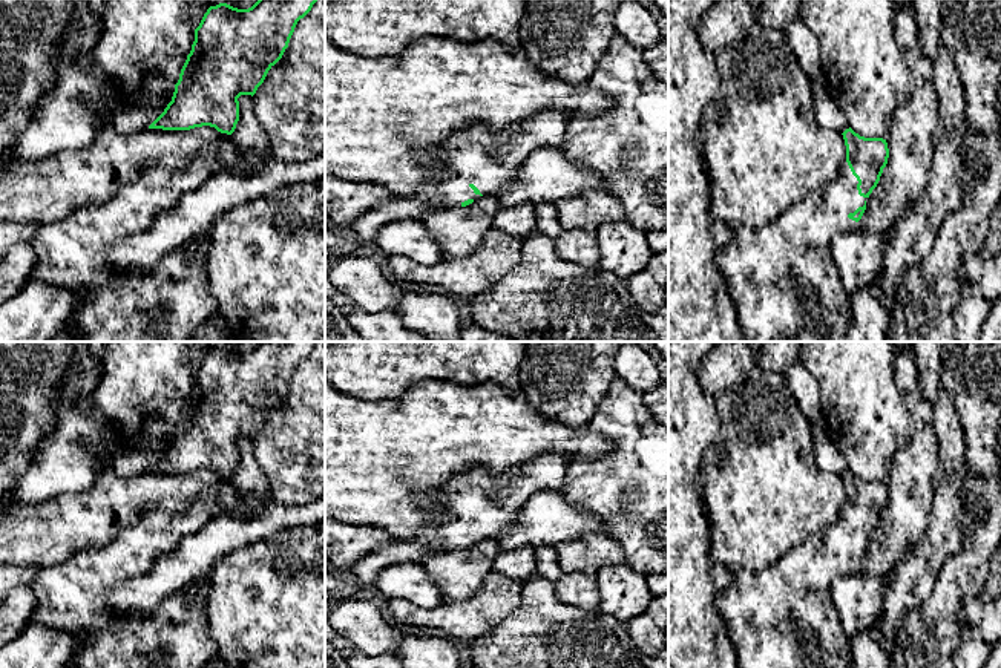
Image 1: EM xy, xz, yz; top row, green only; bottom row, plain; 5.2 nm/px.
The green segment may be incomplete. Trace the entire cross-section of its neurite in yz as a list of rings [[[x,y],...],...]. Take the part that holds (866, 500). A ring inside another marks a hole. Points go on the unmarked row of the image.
[[[851,470],[843,476],[846,503],[840,518],[786,552],[773,567],[760,573],[733,570],[730,585],[717,596],[717,610],[734,643],[739,668],[854,668],[849,637],[842,630],[831,604],[831,584],[835,578],[866,570],[866,545],[888,507],[889,492],[883,481],[865,481]]]

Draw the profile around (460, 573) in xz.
[[[481,539],[466,550],[432,553],[420,562],[446,599],[468,601],[480,591],[484,578],[492,573],[492,564],[498,553],[497,539]]]

